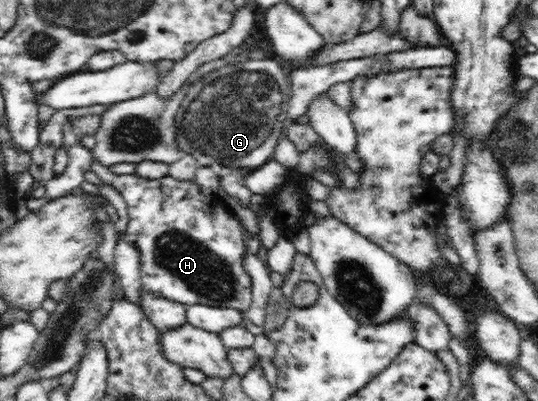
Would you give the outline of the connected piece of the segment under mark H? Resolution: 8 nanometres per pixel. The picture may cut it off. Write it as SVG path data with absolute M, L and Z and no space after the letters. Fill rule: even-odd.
M97 160L92 161L90 168L128 204L128 229L123 235L140 252L141 282L145 291L154 297L183 303L184 306L201 303L210 307L232 307L247 311L252 305L252 278L244 268L242 257L246 253L246 231L238 218L232 219L232 213L228 215L222 209L212 211L196 181L176 180L170 175L148 179L135 173L114 174Z

